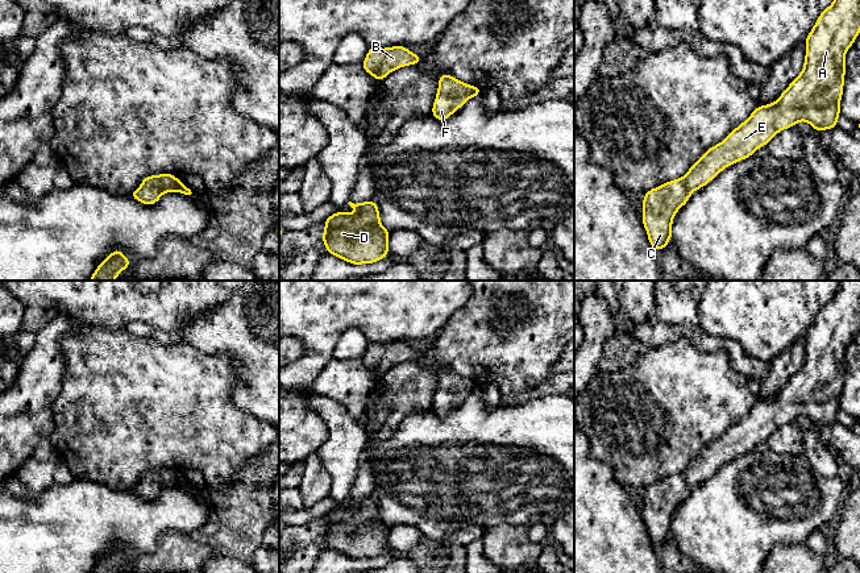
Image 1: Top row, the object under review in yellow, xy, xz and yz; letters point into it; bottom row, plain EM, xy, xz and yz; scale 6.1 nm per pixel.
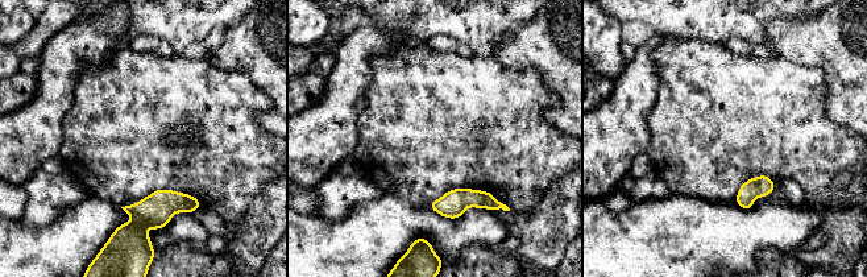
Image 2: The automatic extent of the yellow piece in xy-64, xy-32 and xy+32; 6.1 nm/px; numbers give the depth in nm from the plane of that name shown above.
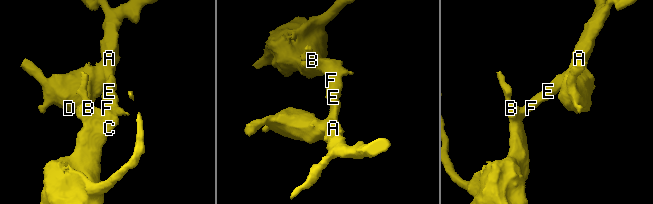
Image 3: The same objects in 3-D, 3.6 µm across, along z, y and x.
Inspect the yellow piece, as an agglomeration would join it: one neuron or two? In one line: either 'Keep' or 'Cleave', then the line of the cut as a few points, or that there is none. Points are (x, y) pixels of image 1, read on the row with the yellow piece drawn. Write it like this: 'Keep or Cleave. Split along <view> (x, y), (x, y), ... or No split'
Keep. No split

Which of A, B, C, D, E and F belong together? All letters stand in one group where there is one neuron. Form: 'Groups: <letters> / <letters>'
Groups: A B C D E F

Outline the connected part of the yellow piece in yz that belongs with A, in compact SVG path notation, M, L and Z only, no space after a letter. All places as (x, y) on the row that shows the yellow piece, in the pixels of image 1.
M834 0L824 8L806 37L805 65L799 75L788 86L773 104L756 107L751 116L736 126L722 142L711 146L681 179L662 183L644 194L641 221L653 250L665 249L672 240L672 223L677 211L690 195L705 187L727 166L743 161L766 144L781 130L793 128L798 121L809 123L815 132L834 129L840 116L846 76L846 53L860 34L860 0Z

